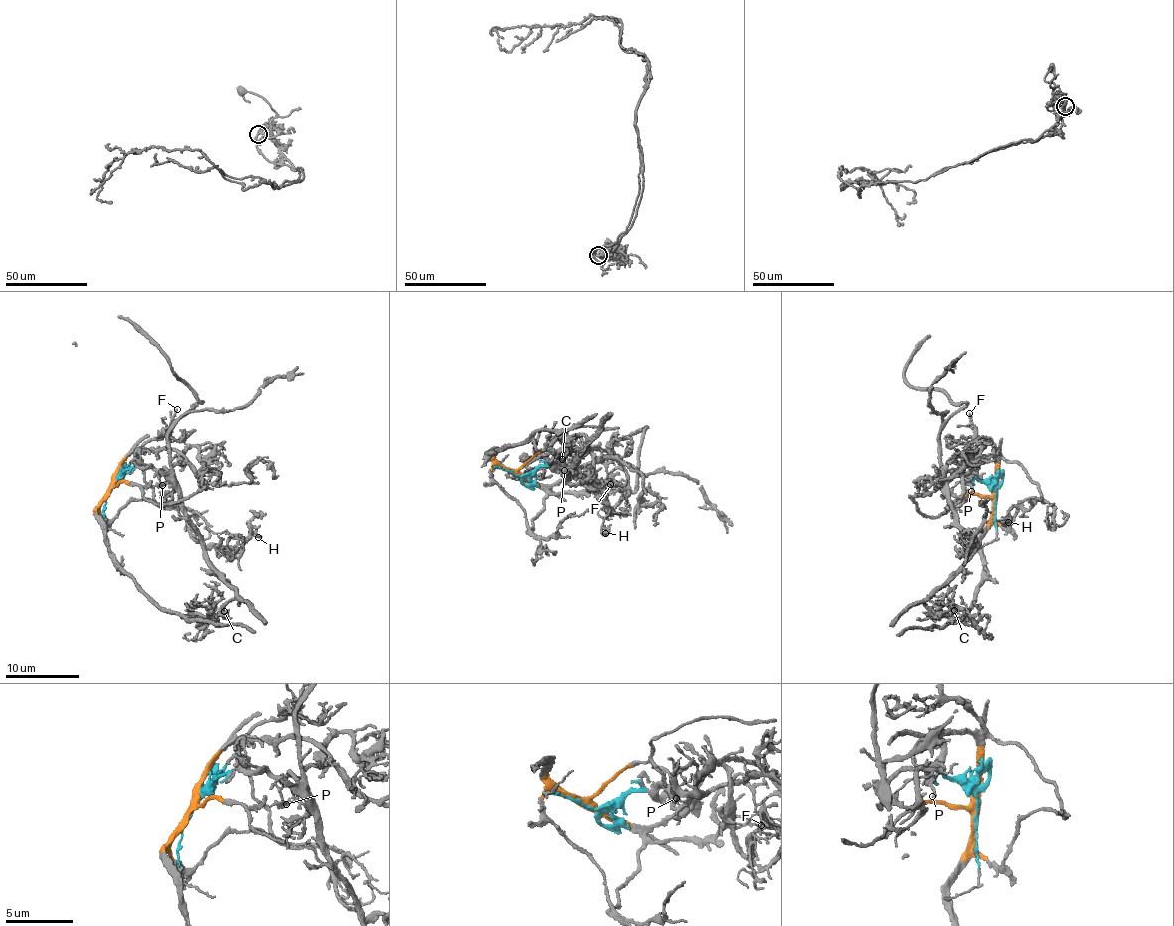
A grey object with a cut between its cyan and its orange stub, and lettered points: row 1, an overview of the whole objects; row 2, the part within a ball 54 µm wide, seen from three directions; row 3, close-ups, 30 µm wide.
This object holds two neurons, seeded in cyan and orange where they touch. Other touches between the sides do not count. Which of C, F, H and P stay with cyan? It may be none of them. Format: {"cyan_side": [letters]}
{"cyan_side": ["C", "H", "P"]}

